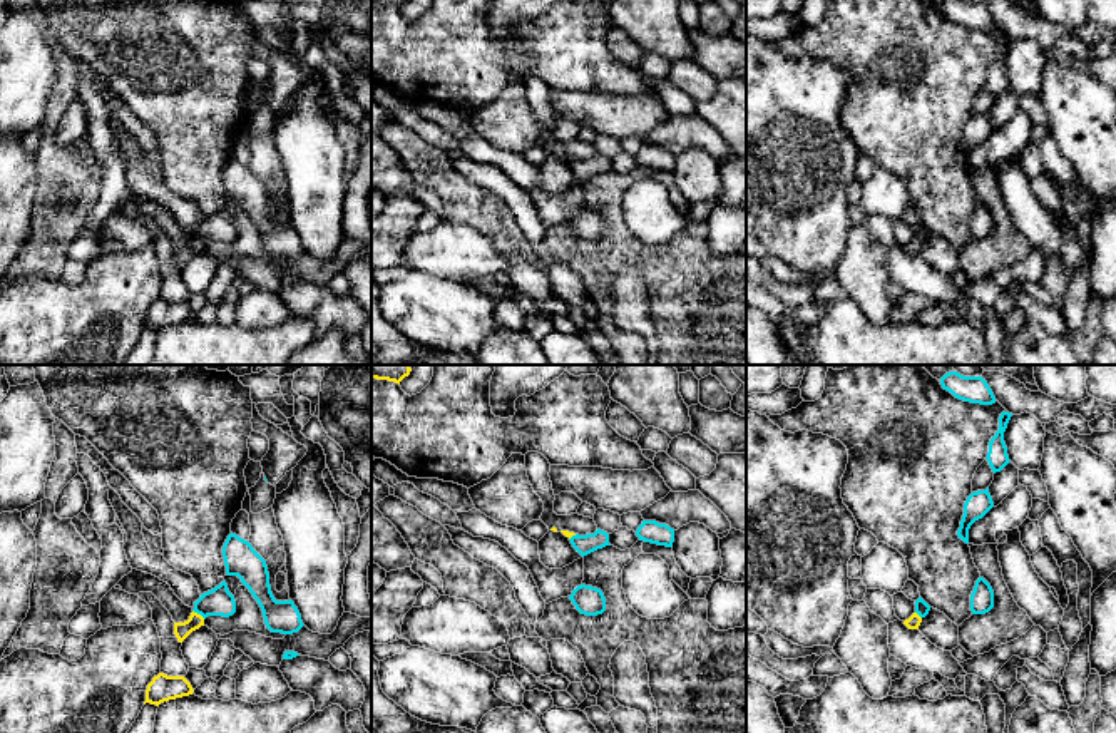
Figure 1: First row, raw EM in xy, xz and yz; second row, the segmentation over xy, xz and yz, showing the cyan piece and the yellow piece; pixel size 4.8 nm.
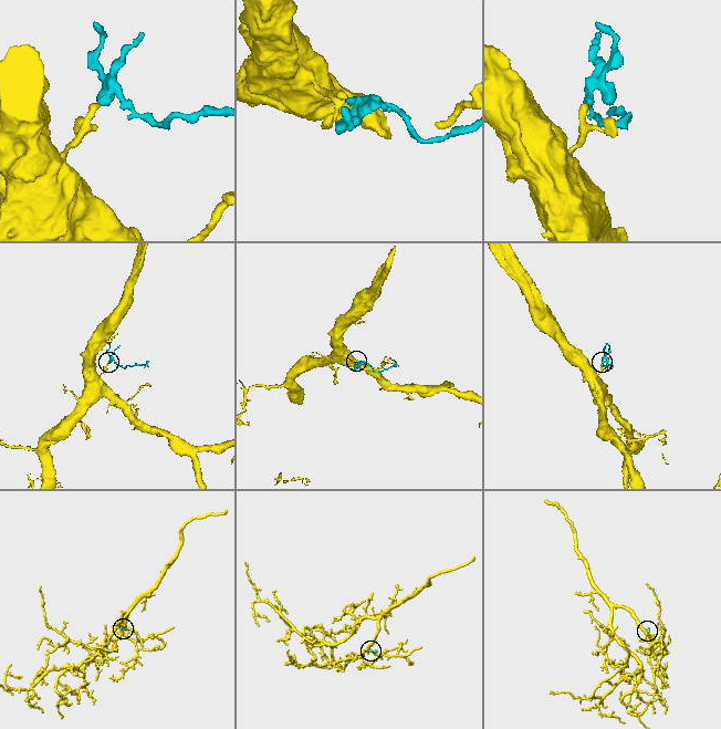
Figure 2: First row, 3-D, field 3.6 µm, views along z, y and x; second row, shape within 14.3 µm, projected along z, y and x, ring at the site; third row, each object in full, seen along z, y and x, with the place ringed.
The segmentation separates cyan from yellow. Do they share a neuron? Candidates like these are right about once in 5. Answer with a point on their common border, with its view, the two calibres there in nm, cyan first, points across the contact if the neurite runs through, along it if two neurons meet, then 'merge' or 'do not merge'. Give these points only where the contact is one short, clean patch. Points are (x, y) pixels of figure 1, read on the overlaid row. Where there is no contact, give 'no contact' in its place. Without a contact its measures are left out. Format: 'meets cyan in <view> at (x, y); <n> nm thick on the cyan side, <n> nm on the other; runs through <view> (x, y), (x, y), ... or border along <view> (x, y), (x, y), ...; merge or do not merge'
meets cyan in xy at (199, 613); 140 nm thick on the cyan side, 80 nm on the other; border along xy (193, 609), (204, 618); do not merge

